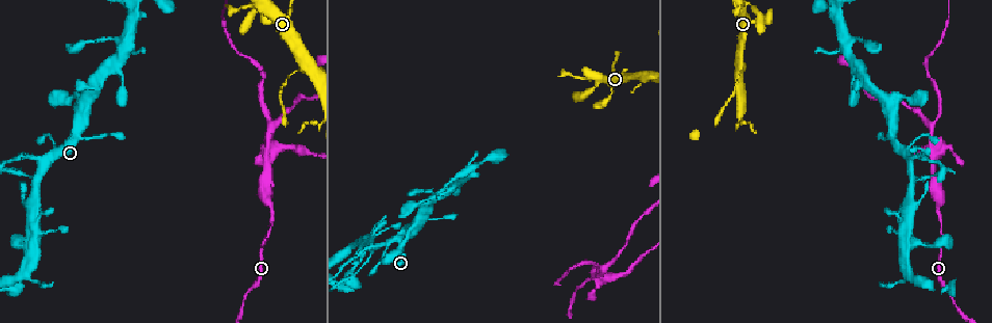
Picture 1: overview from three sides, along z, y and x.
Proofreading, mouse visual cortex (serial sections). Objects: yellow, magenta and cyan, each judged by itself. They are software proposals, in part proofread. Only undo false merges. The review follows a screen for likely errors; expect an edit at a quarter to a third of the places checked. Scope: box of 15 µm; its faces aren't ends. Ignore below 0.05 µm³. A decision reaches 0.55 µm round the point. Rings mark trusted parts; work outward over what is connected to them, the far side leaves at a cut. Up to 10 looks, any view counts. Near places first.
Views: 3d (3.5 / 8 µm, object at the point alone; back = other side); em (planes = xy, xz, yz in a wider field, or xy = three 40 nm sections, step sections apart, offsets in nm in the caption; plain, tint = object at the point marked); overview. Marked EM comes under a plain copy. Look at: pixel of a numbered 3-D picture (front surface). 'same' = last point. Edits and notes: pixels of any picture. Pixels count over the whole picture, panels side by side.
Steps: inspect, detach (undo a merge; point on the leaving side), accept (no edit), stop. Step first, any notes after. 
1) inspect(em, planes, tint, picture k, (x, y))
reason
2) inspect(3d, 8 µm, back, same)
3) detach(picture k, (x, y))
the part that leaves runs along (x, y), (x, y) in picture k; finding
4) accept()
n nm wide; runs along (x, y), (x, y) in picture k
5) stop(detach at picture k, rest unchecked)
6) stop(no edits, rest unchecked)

inspect(3d, 3.5 µm, picture 1, (939, 143))
calibre changes

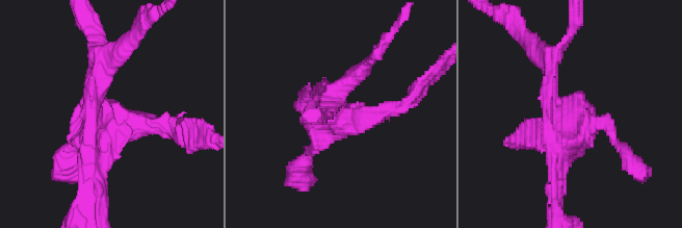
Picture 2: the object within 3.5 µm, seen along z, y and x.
inspect(em, xy, step 5, tint, picture 2, (103, 117))
4 arms; arms of 150, 200, 200, 250 nm

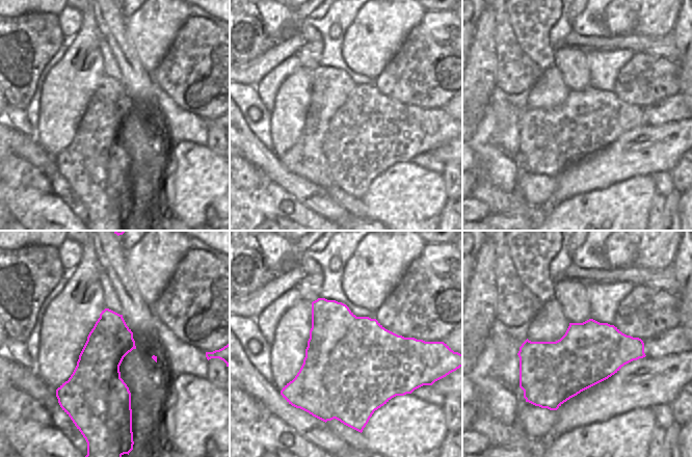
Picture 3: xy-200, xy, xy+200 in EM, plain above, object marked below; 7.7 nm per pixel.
detach(picture 2, (586, 131))
two cells meet here

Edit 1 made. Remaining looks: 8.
inspect(overview)

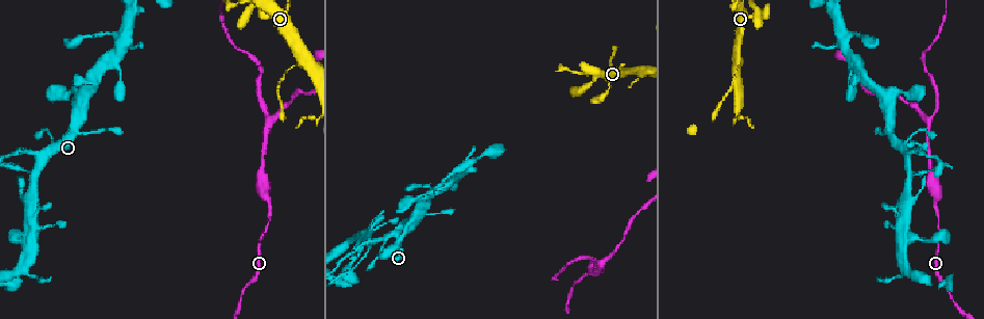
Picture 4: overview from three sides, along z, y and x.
inspect(3d, 3.5 µm, picture 4, (636, 72))
sudden change in width

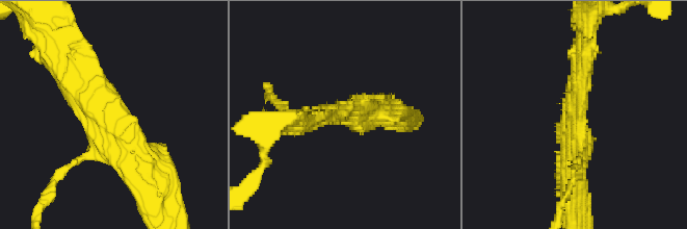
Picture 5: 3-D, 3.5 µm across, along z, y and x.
accept()
runs along (80, 66), (86, 101), (150, 184) in picture 5; all the same cell

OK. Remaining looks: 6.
inspect(3d, 3.5 µm, picture 4, (64, 144))
sharp bend

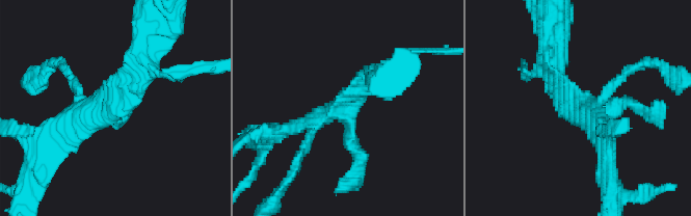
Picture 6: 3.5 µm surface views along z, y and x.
inspect(em, xy, step 5, tint, picture 6, (114, 108))
need the tissue

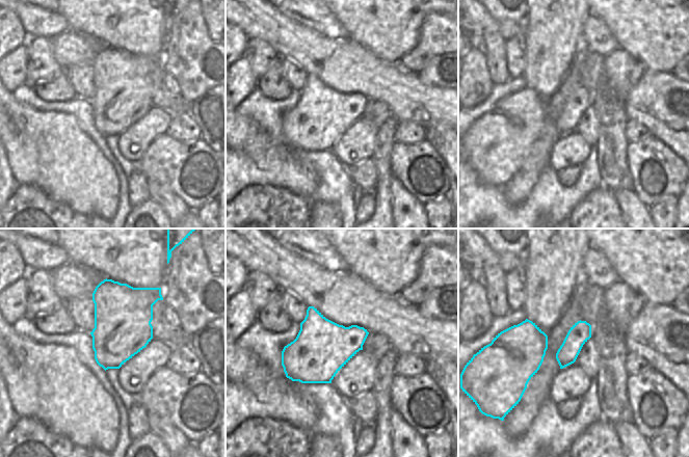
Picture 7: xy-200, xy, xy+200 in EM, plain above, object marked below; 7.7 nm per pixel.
accept()
420 nm wide; runs along (638, 109), (572, 106), (551, 61) in picture 6; one cell here

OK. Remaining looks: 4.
inspect(3d, 3.5 µm, picture 4, (371, 246))

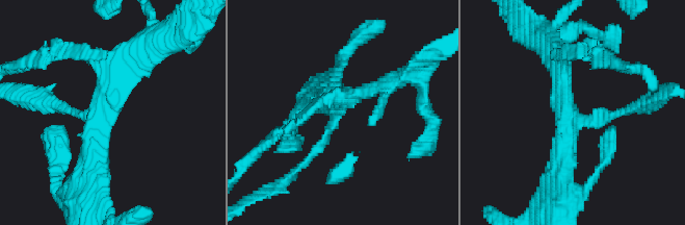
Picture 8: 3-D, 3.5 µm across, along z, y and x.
inspect(em, xy, step 3, tint, picture 8, (336, 110))
3 arms; arms of 150, 300, 300 nm; need the tissue

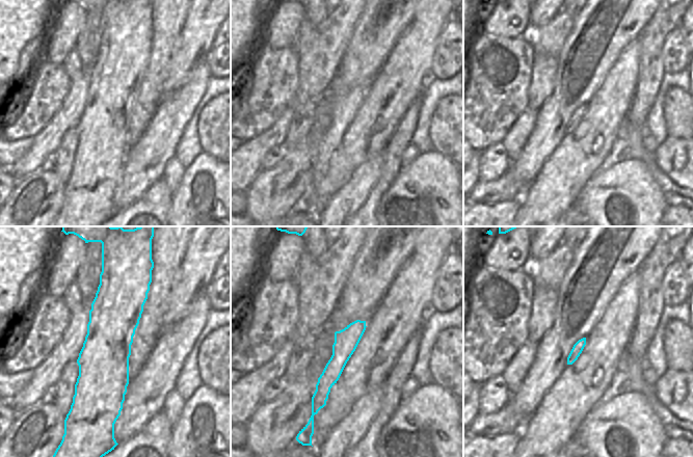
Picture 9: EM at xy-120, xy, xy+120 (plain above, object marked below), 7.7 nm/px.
accept()
runs along (113, 275), (113, 404), (115, 410) in picture 9; one cell here

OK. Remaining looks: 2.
stop(detach at picture 2, rest unchecked)

